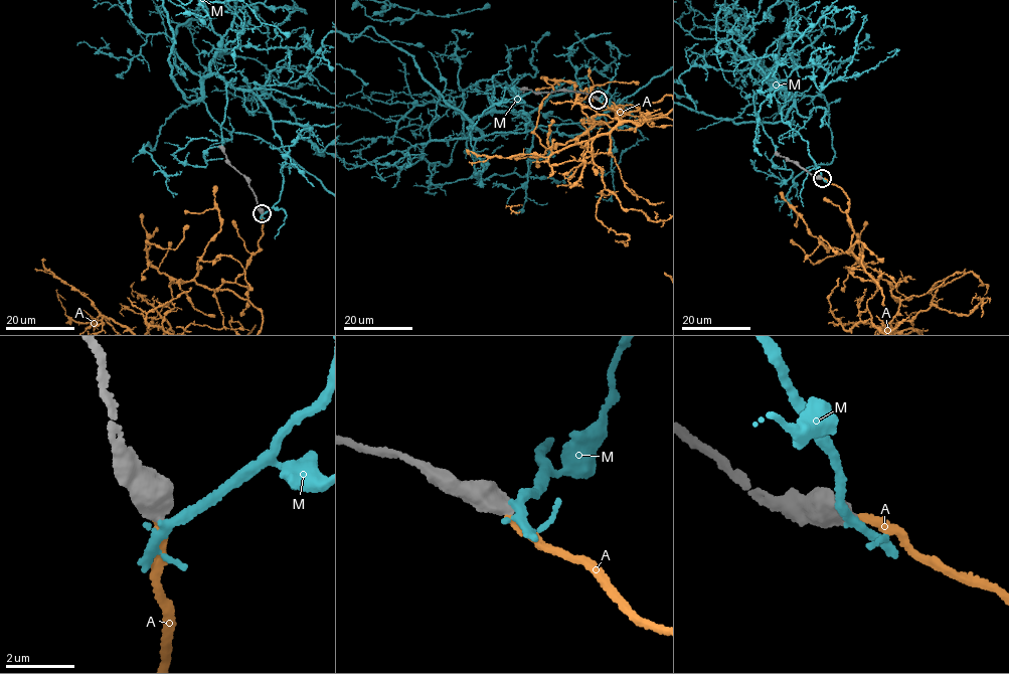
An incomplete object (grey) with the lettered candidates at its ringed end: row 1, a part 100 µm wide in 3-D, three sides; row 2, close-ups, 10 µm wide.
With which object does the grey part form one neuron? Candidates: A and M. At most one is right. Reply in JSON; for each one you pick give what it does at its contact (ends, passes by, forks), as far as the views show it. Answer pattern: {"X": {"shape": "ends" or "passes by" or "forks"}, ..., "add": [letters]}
{"A": {"shape": "ends"}, "add": ["A"]}

